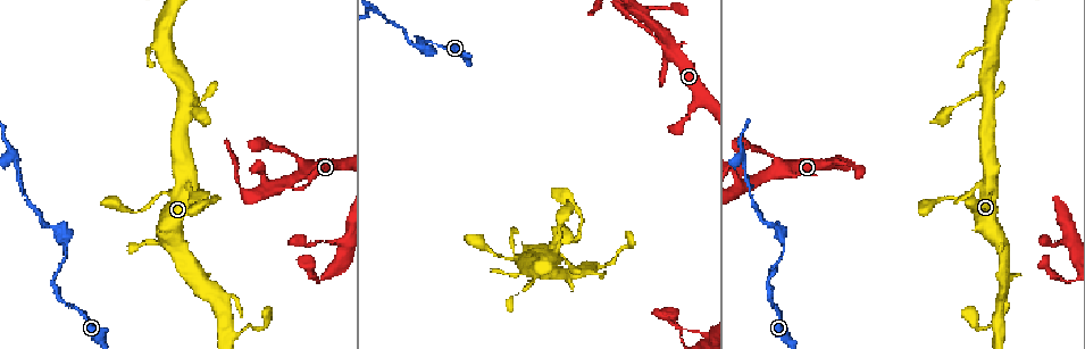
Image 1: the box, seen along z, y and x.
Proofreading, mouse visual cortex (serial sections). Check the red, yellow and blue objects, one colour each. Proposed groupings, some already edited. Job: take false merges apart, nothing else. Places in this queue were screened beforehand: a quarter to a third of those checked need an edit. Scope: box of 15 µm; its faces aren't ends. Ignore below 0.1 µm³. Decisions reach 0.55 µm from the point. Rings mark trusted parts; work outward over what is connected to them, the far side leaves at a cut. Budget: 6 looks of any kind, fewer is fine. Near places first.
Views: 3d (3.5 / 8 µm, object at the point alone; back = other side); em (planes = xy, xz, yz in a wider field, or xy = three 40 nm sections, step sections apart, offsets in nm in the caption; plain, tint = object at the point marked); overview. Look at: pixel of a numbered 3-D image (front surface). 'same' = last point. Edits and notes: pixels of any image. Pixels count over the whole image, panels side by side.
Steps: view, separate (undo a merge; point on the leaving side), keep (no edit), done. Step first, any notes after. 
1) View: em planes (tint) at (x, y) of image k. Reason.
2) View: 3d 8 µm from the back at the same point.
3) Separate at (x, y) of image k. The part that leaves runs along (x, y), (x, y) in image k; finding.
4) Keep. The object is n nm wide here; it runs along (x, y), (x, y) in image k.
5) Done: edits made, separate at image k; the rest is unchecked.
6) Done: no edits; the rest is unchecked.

View: 3d 3.5 µm at (666, 48) of image 1.

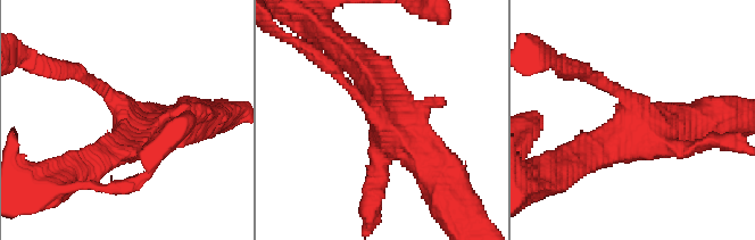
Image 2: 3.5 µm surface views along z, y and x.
View: em xy step 1 (tint) at (633, 115) of image 2. Shape alone is not enough.

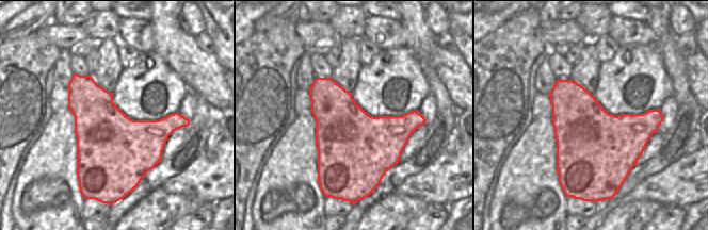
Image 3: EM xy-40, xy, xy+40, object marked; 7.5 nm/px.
Keep. It runs along (436, 178), (393, 133), (358, 60) in image 2; continuous, no second cell.

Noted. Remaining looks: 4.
View: 3d 3.5 µm at (642, 12) of image 1. Thin arm on a thick one.

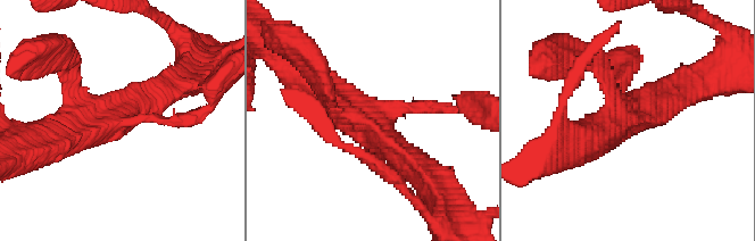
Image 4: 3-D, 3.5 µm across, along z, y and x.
View: em xy step 5 (tint) at (373, 123) of image 4. 4 arms meet here; the arms are 150, 200, 350, 450 nm wide; shape alone is not enough.

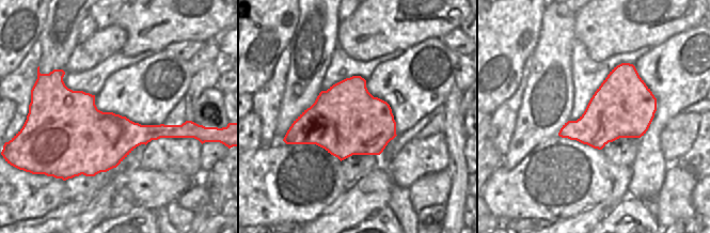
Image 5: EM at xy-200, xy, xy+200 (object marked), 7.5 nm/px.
Keep. It runs along (424, 174), (313, 83) in image 4; continuous, no second cell.

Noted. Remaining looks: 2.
View: 3d 8 µm at (186, 186) of image 1. Four or more arms meet.

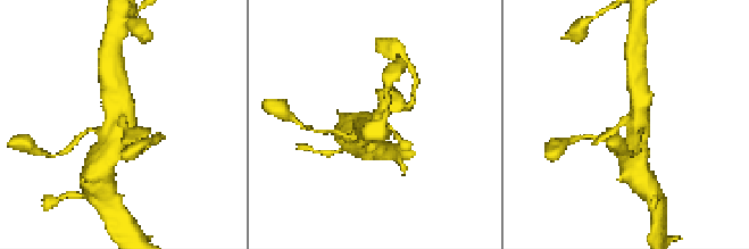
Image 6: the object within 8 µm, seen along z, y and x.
View: em xy step 1 (tint) at (116, 124) of image 6. 4 arms meet here; the arms are 150, 300, 600, 700 nm wide; now the EM.

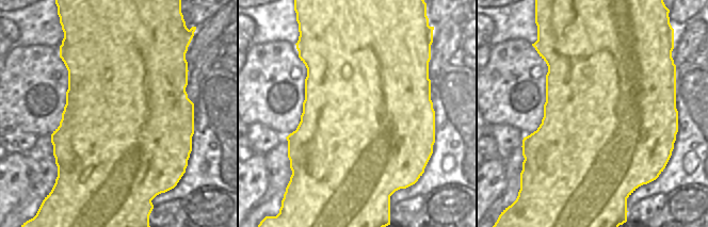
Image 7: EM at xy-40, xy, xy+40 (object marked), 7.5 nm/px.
Keep. It runs along (108, 151), (118, 130), (114, 92) in image 6; continuous, no second cell.

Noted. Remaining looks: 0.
Done: no edits; the rest is unchecked.

